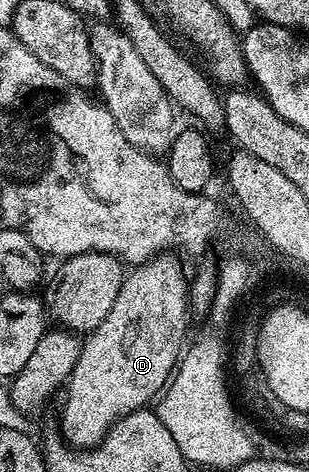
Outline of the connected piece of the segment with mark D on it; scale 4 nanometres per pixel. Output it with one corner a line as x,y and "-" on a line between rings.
158,253
147,262
134,266
132,270
126,274
123,282
121,282
119,297
115,297
115,305
111,305
111,313
107,313
107,317
103,321
99,321
99,325
94,331
90,331
84,336
81,344
81,352
79,353
79,361
75,361
75,369
70,373
69,382
63,391
63,396
65,395
65,404
61,407
61,428
59,428
59,434
69,446
78,449
98,447
103,441
103,437
123,417
127,417
133,411
142,410
146,405
152,404
154,400
160,396
161,392
165,390
183,354
183,348
186,346
187,338
185,339
185,326
188,325
189,319
191,320
187,271
185,275
185,271
181,268
181,263
176,257
178,258
178,256
173,253

